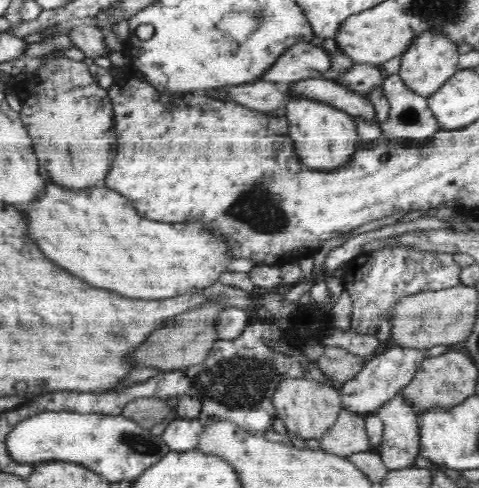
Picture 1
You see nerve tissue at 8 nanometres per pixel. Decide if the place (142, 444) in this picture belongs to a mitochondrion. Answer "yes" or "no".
yes

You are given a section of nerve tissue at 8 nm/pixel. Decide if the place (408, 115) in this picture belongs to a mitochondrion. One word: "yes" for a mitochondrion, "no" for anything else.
yes

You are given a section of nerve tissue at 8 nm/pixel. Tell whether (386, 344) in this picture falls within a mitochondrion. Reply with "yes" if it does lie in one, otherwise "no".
no

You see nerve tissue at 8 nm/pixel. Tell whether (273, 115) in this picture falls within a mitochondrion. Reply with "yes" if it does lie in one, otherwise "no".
no

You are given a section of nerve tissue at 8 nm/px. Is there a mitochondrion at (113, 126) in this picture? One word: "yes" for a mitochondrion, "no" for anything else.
no

